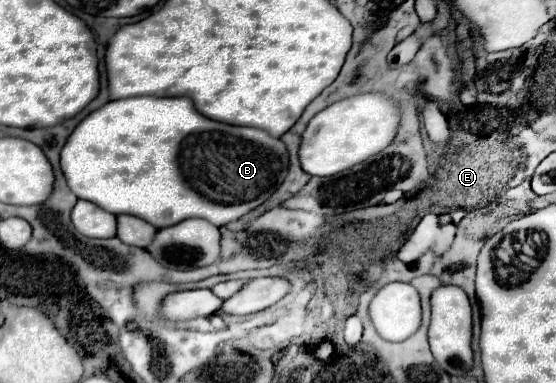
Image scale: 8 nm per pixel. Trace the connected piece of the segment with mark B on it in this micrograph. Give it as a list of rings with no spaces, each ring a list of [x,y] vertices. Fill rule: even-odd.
[[[146,95],[146,97],[128,97],[128,99],[110,101],[104,107],[100,107],[98,111],[90,113],[72,131],[72,135],[68,137],[66,145],[62,147],[60,165],[62,165],[62,171],[66,175],[68,187],[76,193],[76,197],[92,201],[98,207],[106,209],[108,213],[114,213],[114,215],[122,215],[122,213],[136,215],[136,217],[142,217],[144,221],[152,223],[156,229],[164,229],[164,227],[176,225],[178,221],[184,221],[184,219],[190,219],[190,217],[202,217],[202,219],[208,219],[210,223],[222,227],[222,225],[228,225],[228,223],[244,217],[248,211],[256,209],[258,205],[262,205],[278,189],[278,185],[284,181],[284,177],[288,173],[288,149],[286,149],[286,145],[280,139],[272,137],[264,129],[238,127],[238,125],[228,125],[228,123],[220,123],[220,121],[212,121],[212,119],[204,117],[202,113],[196,111],[196,107],[194,107],[190,97],[154,97],[154,95]]]

